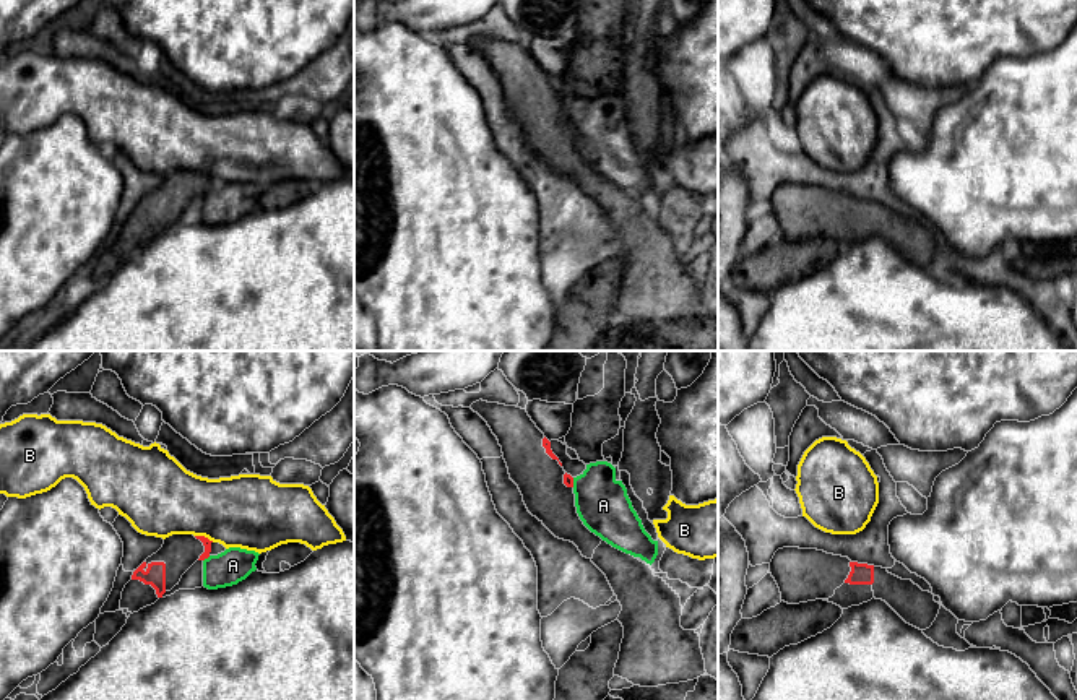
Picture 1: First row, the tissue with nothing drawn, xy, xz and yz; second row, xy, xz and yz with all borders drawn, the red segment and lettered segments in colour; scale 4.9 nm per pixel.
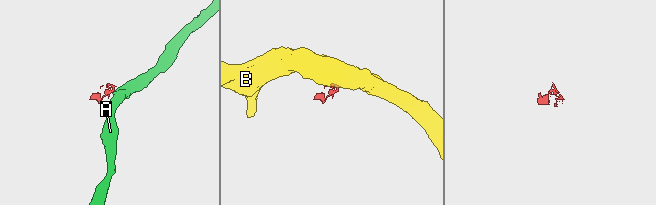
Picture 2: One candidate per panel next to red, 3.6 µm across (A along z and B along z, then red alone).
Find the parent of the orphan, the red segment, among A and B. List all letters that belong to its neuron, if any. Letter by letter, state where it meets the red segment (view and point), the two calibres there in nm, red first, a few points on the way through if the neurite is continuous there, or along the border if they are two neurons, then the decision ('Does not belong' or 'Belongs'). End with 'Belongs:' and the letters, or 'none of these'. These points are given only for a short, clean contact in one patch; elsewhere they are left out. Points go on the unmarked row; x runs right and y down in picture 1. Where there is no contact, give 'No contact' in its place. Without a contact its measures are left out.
A: Touches red at xy (207, 194). Thickness 50 nm (red) against 170 nm. Boundary: xy (210, 192), (203, 197). Does not belong
B: Touches red at xy (203, 172). Thickness 50 nm (red) against 360 nm. Boundary: xy (195, 171), (203, 171), (213, 177). Does not belong
Belongs: none of these

